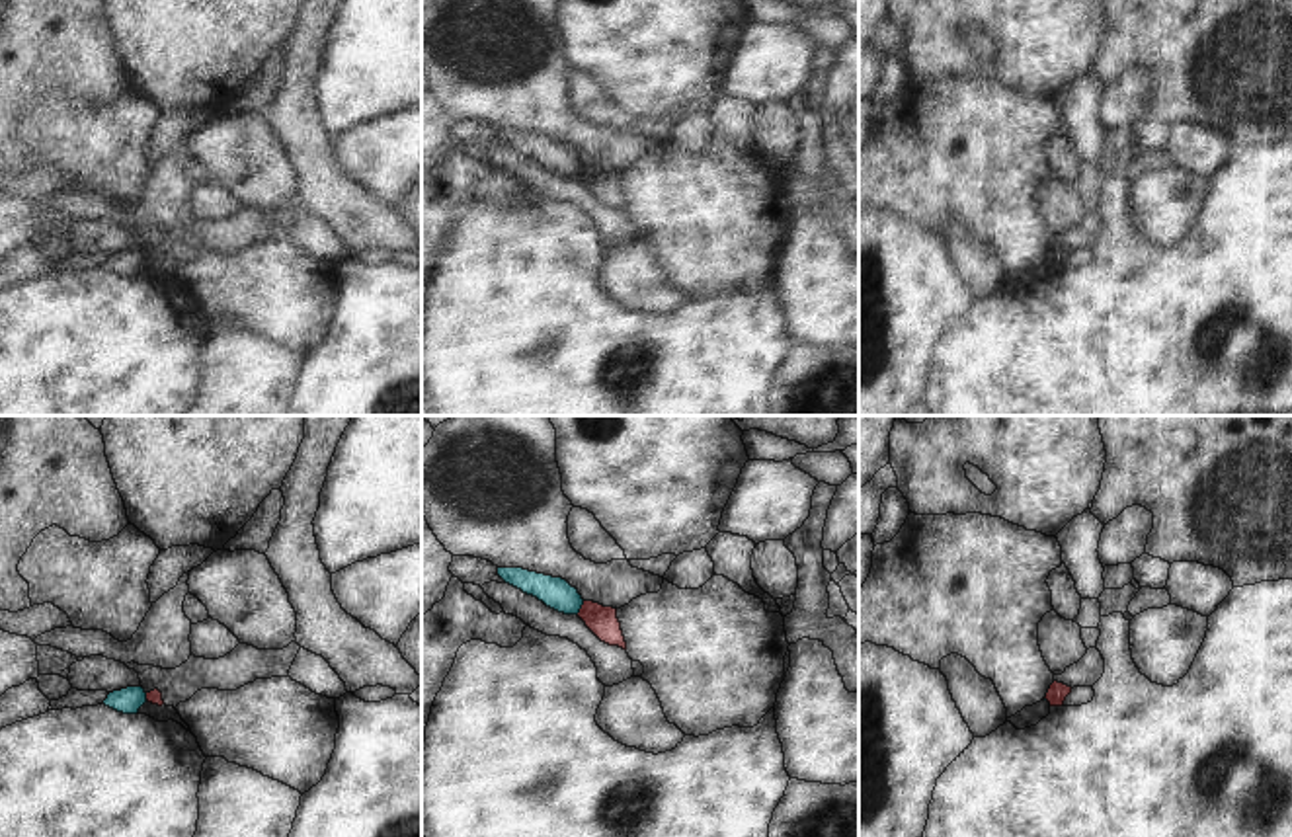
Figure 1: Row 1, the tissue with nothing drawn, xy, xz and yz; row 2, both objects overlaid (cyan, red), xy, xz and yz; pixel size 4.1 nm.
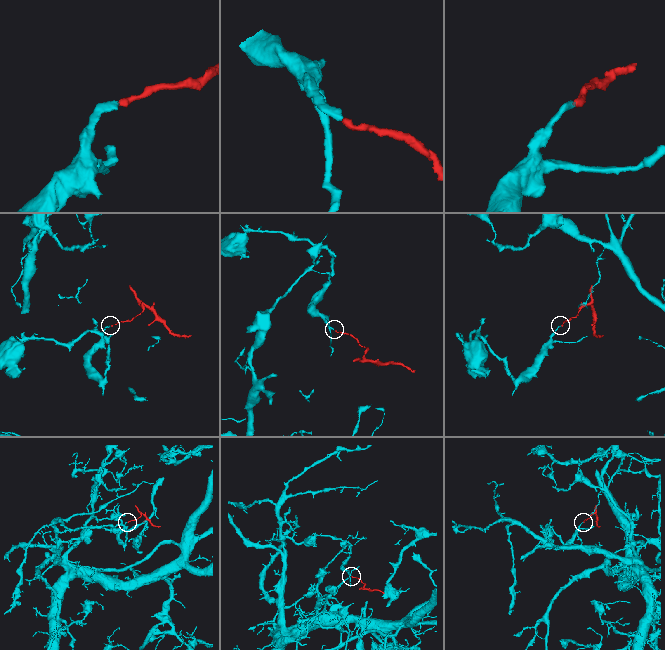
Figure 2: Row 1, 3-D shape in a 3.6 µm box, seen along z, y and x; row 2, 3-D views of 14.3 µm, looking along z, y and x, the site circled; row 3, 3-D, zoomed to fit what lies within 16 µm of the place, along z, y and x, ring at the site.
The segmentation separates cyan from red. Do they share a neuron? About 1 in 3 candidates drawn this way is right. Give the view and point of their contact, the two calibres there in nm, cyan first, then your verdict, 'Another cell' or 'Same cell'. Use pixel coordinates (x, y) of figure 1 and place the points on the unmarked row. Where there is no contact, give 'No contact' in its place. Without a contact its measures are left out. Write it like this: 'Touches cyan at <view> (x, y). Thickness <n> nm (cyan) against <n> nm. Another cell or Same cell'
Touches cyan at xz (580, 170). Thickness 130 nm (cyan) against 120 nm. Another cell

